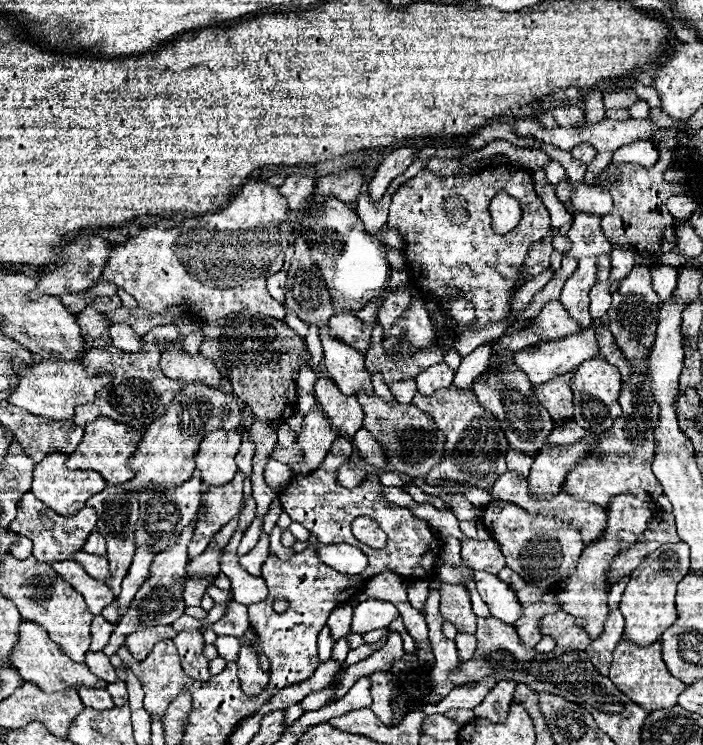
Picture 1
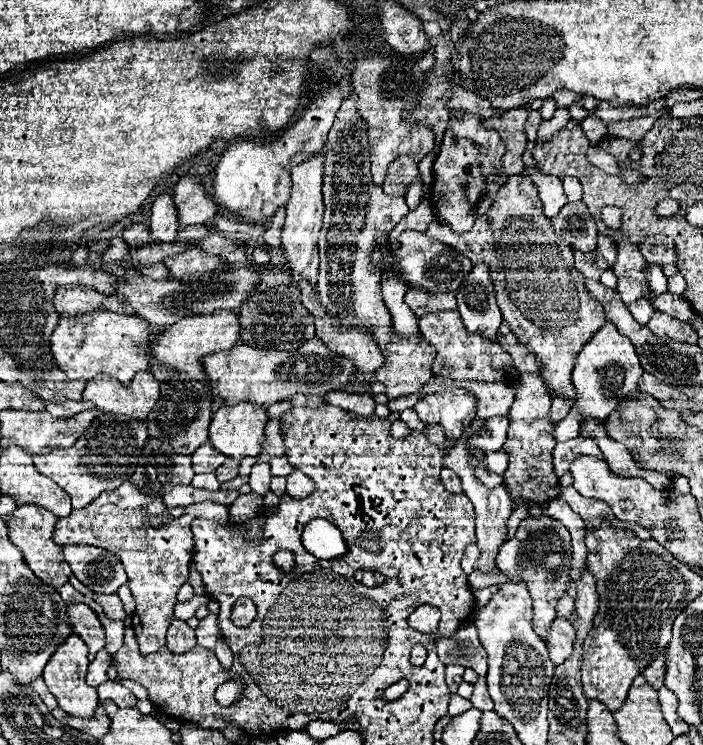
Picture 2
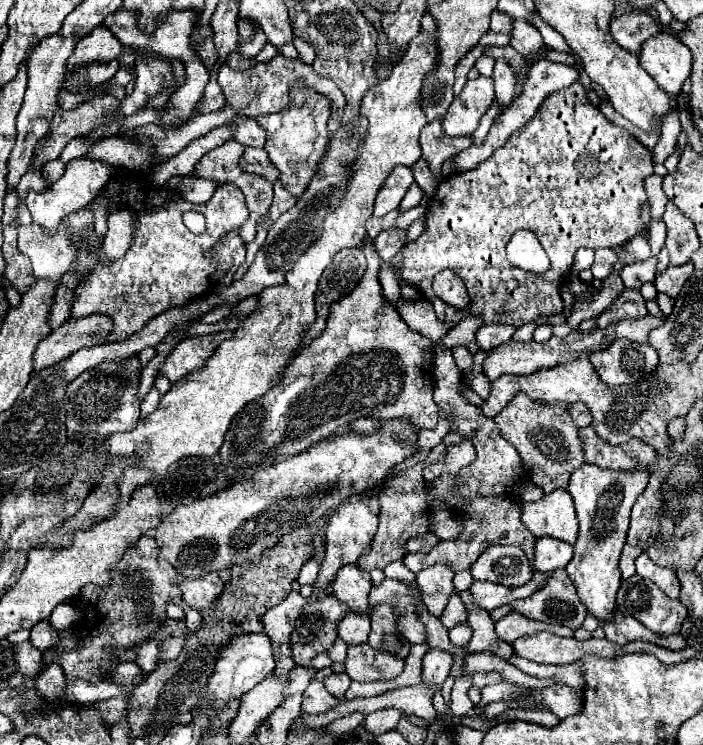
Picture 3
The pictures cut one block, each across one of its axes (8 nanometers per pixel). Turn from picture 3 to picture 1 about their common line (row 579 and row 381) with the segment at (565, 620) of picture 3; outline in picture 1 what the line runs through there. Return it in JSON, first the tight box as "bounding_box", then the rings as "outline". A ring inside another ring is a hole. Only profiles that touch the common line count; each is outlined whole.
{"bounding_box":[536,372,572,420],"outline":[[[572,372],[568,376],[556,376],[556,380],[548,380],[548,384],[536,386],[536,396],[540,404],[544,404],[554,420],[568,420],[572,416],[570,378]]]}

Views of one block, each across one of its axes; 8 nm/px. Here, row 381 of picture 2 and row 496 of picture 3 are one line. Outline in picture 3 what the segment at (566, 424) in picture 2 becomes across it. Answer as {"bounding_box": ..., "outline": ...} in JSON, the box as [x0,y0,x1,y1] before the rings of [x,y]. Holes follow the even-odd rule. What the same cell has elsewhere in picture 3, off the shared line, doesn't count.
{"bounding_box":[566,464,648,622],"outline":[[[584,464],[576,472],[572,472],[568,484],[568,492],[572,492],[570,496],[576,504],[580,532],[574,544],[574,558],[566,566],[566,572],[576,584],[578,596],[586,604],[588,612],[594,614],[600,622],[610,620],[616,608],[616,592],[620,588],[618,558],[622,546],[626,544],[630,510],[634,506],[634,500],[644,492],[648,476],[648,470],[642,466],[636,466],[634,470],[602,470]]]}

